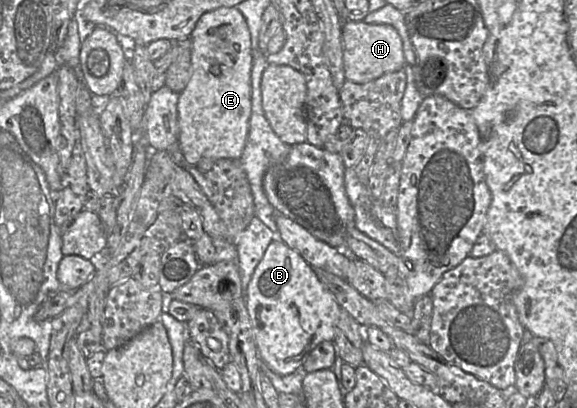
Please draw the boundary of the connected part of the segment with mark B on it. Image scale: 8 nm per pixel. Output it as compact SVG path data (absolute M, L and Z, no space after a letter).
M280 238L267 247L249 281L246 307L251 320L255 344L262 361L276 374L289 375L300 369L320 343L332 341L342 309L333 295L317 278L314 269Z

